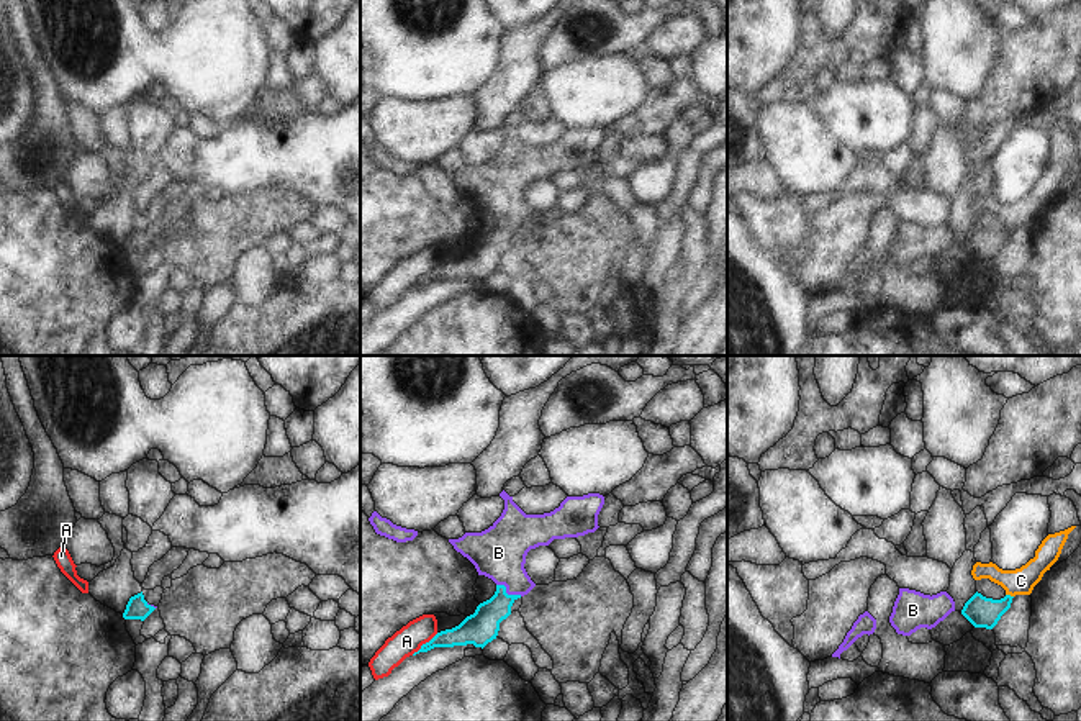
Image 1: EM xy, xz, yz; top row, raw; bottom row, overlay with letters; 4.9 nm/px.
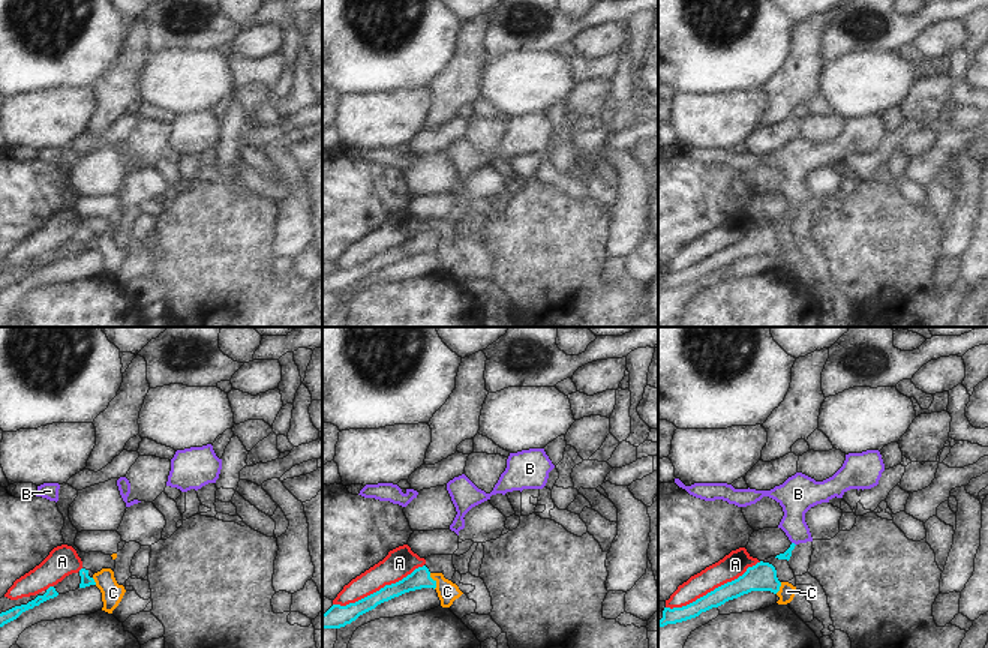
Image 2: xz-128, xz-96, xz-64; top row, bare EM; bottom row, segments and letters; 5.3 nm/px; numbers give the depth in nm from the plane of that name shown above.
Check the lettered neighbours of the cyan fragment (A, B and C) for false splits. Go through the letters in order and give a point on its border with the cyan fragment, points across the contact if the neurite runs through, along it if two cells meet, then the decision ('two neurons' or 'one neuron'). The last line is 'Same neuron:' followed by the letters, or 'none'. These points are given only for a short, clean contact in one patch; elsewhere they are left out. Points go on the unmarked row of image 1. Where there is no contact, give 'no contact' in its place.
A: xz (426, 276) | two neurons
B: xz (506, 226) | across xz (480, 261), (506, 226), (506, 202), (498, 185) | one neuron
C: yz (1009, 228) | along yz (1006, 226), (1013, 230) | two neurons
Same neuron: B

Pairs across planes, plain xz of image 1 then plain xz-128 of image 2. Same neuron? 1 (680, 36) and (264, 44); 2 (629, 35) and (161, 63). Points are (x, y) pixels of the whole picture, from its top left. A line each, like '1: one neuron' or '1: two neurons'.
1: one neuron
2: two neurons

